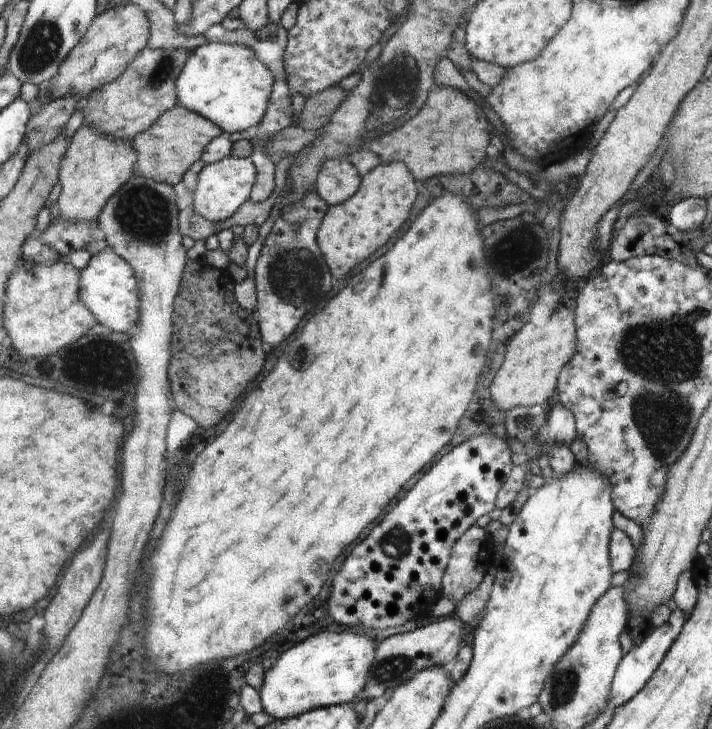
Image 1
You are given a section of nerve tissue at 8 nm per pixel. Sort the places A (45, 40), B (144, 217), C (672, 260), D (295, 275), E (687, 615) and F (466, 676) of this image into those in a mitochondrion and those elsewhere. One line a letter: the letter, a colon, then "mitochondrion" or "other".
A: mitochondrion
B: mitochondrion
C: other
D: mitochondrion
E: other
F: other

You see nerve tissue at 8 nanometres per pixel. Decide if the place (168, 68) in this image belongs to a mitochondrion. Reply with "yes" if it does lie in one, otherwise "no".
yes

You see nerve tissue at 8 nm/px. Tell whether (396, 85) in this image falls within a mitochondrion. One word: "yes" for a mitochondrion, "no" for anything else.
yes

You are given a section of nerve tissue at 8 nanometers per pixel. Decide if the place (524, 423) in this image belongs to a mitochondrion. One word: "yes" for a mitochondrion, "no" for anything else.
yes

